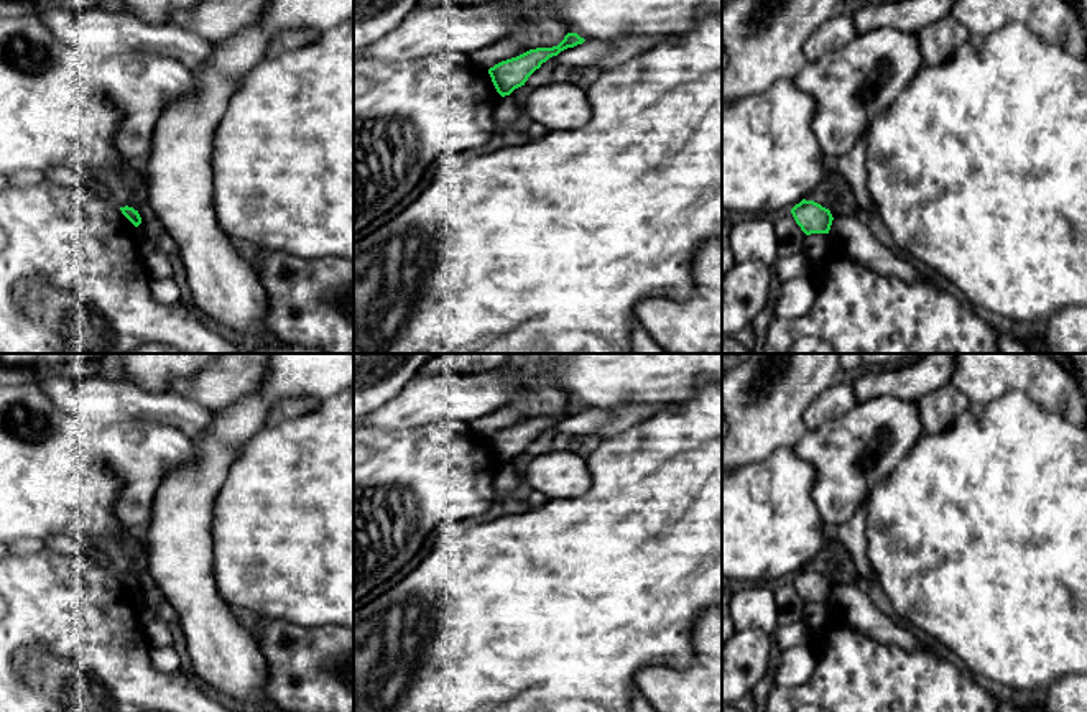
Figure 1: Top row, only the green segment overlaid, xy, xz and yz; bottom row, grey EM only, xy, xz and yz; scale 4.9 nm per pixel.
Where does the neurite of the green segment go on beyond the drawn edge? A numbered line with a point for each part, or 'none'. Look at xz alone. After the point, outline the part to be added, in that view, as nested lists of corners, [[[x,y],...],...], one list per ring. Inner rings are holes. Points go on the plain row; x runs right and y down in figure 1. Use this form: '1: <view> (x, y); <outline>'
none

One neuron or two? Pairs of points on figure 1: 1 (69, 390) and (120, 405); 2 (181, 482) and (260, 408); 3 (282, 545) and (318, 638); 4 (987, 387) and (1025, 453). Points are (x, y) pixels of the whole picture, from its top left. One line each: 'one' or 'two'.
1: one
2: one
3: two
4: two

